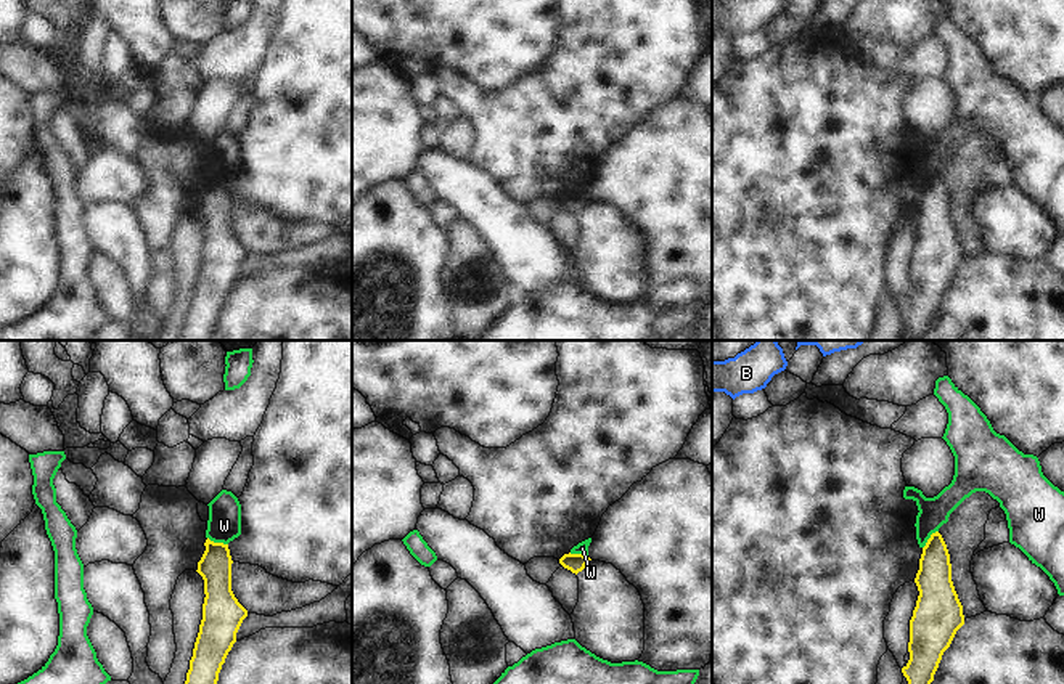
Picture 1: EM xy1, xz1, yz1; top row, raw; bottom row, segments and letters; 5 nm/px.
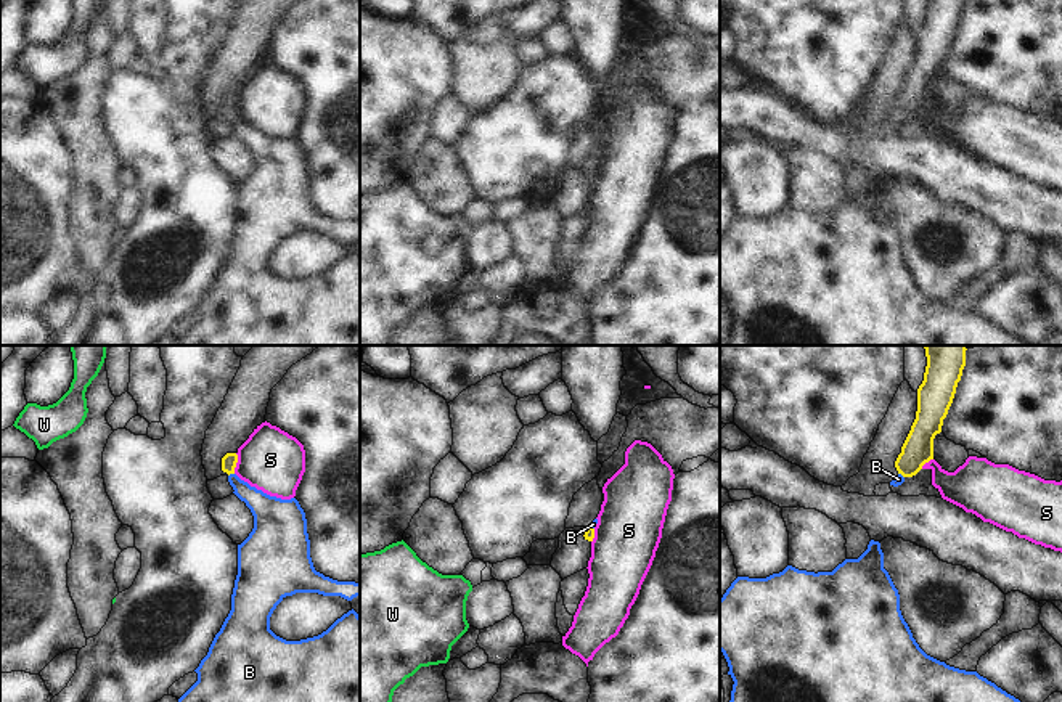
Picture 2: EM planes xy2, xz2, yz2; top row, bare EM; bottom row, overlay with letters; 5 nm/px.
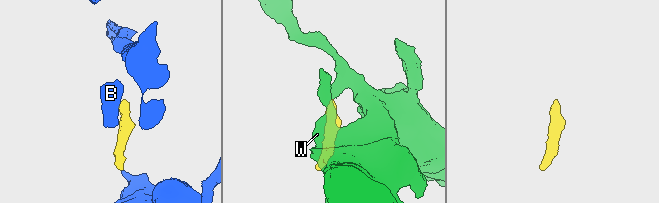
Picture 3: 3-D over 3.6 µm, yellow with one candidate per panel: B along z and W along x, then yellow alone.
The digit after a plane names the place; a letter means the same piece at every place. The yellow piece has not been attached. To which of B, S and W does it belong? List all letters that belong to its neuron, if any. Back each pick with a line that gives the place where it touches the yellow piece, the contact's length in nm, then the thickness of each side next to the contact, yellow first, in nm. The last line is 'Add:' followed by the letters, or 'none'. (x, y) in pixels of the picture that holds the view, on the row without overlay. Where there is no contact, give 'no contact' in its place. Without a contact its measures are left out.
B: meets yellow in xy2 at (230, 113); contact 40 nm long; 80 nm thick on the yellow side, 140 nm on the other
Add: B

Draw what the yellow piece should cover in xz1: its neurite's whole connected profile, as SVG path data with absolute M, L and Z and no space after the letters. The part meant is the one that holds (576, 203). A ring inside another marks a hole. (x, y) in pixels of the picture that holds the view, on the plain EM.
M564 194L561 199L559 199L559 204L571 210L572 214L579 214L585 209L585 206L590 202L591 199L588 196L583 196L583 194Z

